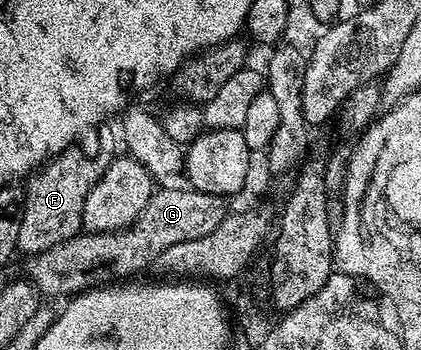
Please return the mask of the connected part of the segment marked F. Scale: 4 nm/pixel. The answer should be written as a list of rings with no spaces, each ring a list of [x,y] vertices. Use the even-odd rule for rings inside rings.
[[[99,141],[94,154],[86,162],[76,162],[59,174],[32,180],[25,187],[25,205],[21,207],[18,220],[18,250],[24,252],[23,255],[39,254],[48,248],[56,248],[56,244],[64,244],[66,240],[83,233],[82,217],[88,194],[96,183],[105,180],[116,170],[114,146],[106,141]]]

